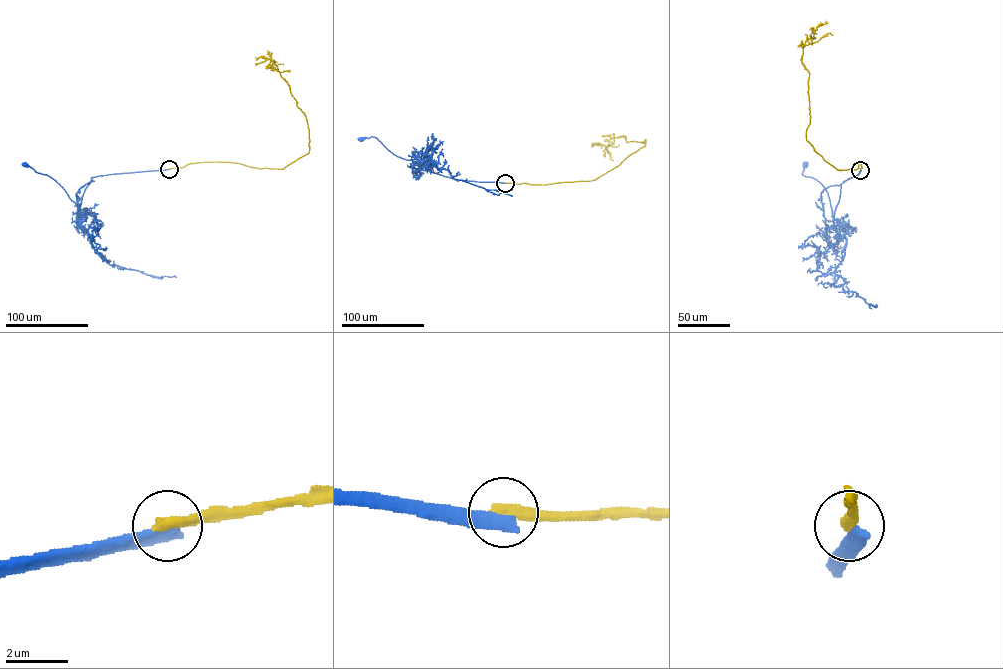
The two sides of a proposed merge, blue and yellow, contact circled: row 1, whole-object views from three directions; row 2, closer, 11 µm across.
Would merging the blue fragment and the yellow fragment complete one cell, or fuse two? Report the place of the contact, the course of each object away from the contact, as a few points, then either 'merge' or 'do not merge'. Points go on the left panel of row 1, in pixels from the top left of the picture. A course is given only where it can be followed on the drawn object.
(169, 169) | blue via (169, 169), (92, 177), (78, 210), (53, 179), (24, 164) | yellow via (169, 169), (221, 162), (283, 169), (308, 152), (307, 119), (287, 82), (270, 59), (255, 57) | do not merge

